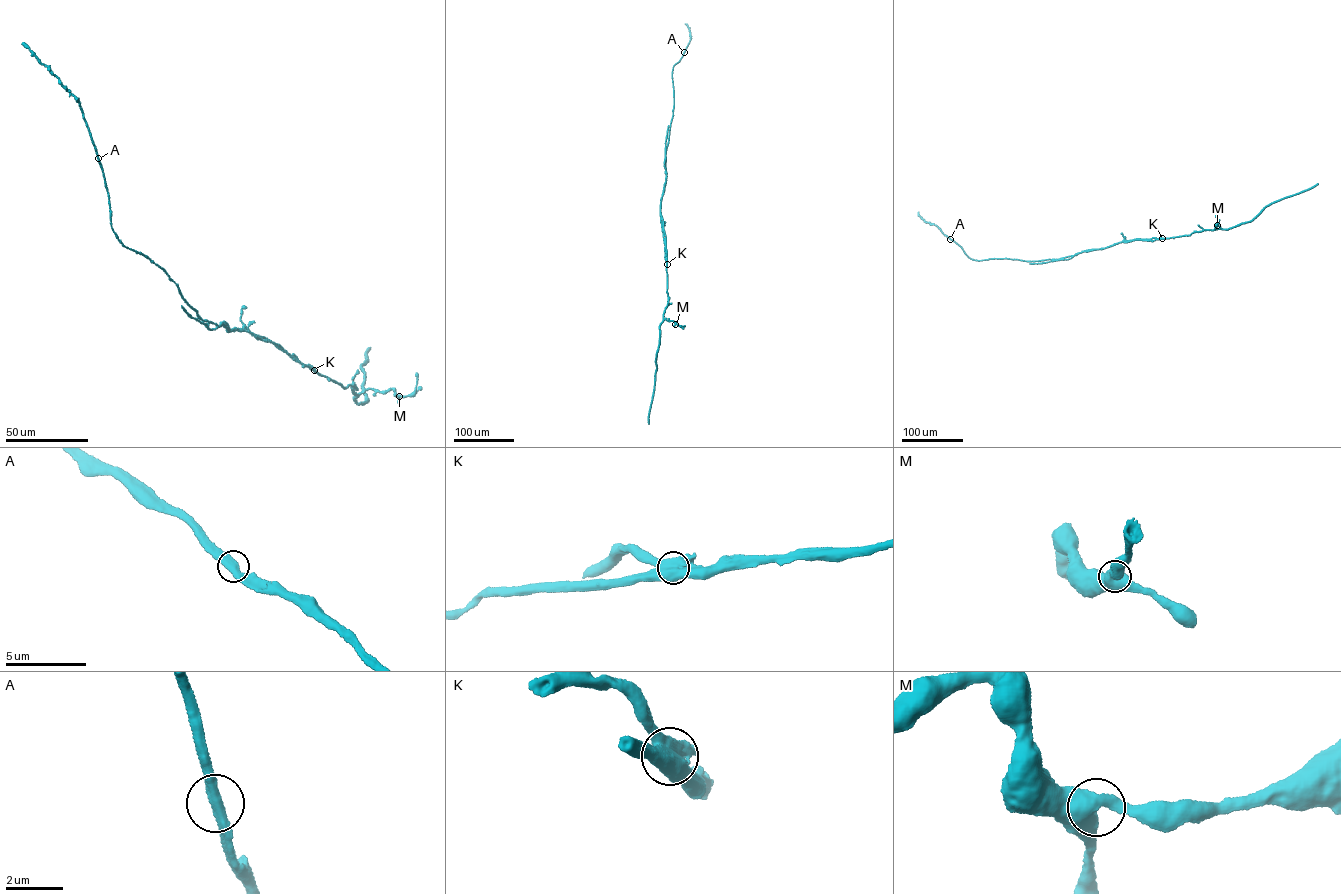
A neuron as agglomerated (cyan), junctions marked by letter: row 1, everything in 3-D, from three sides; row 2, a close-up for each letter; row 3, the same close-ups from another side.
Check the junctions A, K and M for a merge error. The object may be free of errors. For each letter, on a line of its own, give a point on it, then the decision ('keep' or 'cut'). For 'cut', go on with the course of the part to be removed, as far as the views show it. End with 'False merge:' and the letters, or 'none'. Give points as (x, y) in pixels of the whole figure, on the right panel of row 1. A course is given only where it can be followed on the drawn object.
A: place (950, 239); keep
K: place (1162, 238); cut; course (1162, 238), (1125, 240), (1058, 259), (978, 261), (969, 258), (960, 246), (937, 226), (926, 222), (918, 213)
M: place (1217, 225); keep
False merge: K

